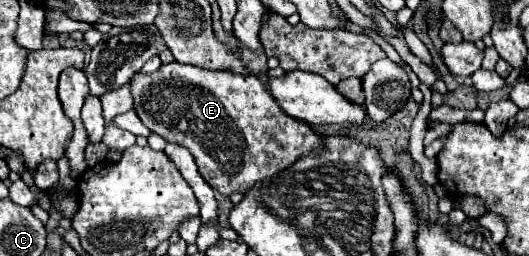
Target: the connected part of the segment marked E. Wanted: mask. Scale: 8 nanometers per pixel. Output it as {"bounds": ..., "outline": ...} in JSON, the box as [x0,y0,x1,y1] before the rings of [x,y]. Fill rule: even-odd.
{"bounds":[130,62,320,196],"outline":[[[170,62],[160,66],[152,74],[136,74],[130,82],[130,92],[134,98],[134,112],[150,132],[162,136],[170,144],[186,146],[198,166],[200,176],[216,188],[222,196],[232,196],[234,192],[246,194],[252,184],[270,178],[294,164],[302,154],[320,150],[320,136],[304,122],[288,118],[280,112],[278,104],[266,92],[264,84],[256,76],[234,76],[230,72],[206,70],[190,64]]]}

